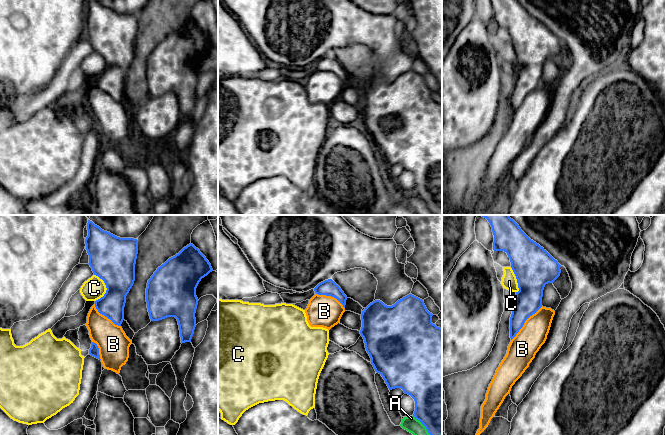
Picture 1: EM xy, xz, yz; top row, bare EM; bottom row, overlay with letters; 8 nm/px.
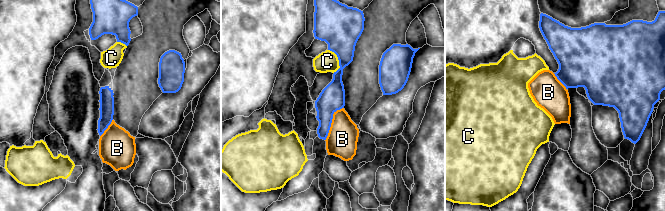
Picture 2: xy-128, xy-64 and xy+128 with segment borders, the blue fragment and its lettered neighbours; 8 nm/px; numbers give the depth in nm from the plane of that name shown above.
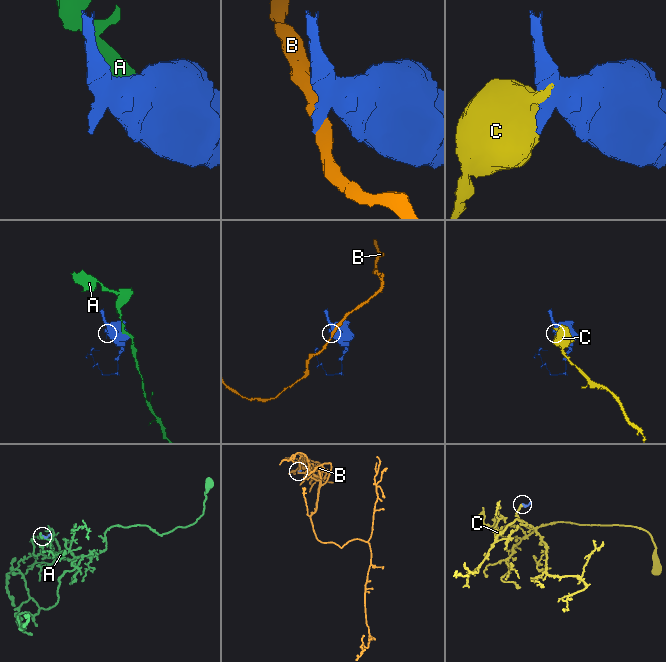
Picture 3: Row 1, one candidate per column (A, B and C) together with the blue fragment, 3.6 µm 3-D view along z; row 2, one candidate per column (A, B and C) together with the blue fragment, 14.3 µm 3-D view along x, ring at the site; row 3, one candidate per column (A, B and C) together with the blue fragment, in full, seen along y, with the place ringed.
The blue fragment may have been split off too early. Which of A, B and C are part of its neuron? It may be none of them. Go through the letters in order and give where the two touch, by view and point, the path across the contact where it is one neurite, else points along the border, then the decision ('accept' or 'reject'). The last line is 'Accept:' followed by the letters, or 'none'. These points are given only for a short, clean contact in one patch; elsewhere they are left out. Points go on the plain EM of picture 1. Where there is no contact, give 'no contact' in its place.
A: meets blue in xz at (425, 202); reject
B: meets blue in yz at (524, 98); reject
C: meets blue in xy at (106, 63); border along xy (94, 50), (103, 57), (106, 64), (106, 68), (95, 77); reject
Accept: none

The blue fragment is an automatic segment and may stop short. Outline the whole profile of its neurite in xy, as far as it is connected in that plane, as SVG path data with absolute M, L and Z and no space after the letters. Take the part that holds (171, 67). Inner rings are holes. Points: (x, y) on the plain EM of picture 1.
M193 20L157 44L148 56L146 78L151 97L175 93L181 119L191 118L196 103L196 64L213 45Z

